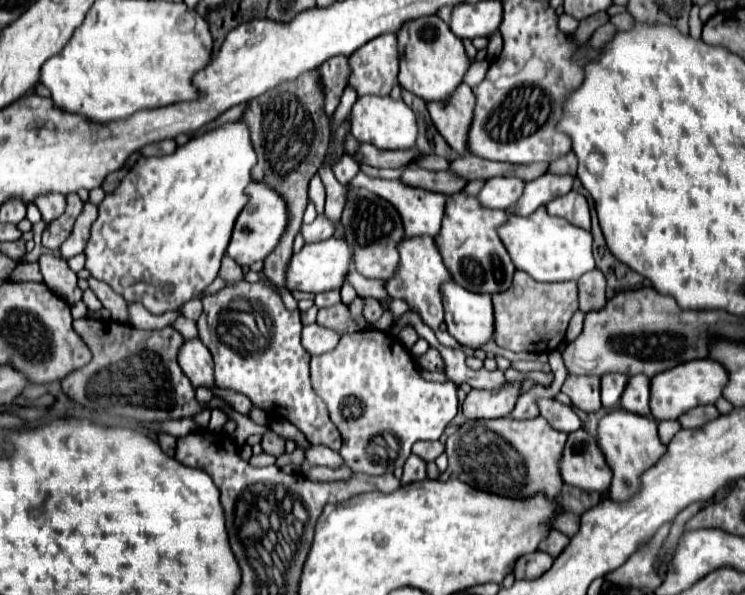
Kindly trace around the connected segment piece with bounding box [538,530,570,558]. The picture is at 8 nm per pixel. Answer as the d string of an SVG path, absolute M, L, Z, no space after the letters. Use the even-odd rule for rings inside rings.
M552 530L550 532L550 536L546 538L546 540L542 540L540 542L540 550L542 552L546 552L546 554L550 554L552 558L556 558L564 548L566 548L566 542L570 542L570 538L568 536L564 536L562 532L558 532L558 530Z

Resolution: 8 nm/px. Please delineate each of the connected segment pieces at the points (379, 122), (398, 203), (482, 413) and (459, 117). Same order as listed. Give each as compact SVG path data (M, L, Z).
M366 96L358 98L350 112L350 132L358 142L368 142L384 150L408 150L416 142L416 118L414 112L402 102L390 96Z
M364 172L354 176L352 186L362 186L368 188L370 192L378 194L380 198L388 200L400 214L402 224L404 224L404 234L406 238L428 234L436 236L440 232L440 222L444 216L444 206L446 206L446 196L438 192L428 192L428 190L414 190L412 186L402 186L402 180L382 180L382 178L370 178Z
M508 382L502 390L472 390L462 404L462 412L470 420L504 418L514 410L520 388L522 382Z
M462 82L458 90L454 90L450 102L426 102L428 114L436 126L436 130L442 134L442 138L448 142L452 150L458 154L468 154L468 128L474 114L474 94L468 84Z

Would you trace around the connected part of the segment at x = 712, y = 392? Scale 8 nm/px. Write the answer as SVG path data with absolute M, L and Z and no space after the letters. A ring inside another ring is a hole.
M704 358L694 362L682 362L682 366L674 366L656 374L650 380L650 412L654 420L676 420L680 414L688 412L700 404L714 404L722 396L722 388L728 382L728 374L722 364Z

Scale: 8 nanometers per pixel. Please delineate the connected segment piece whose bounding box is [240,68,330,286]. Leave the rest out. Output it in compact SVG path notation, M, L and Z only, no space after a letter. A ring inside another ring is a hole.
M310 70L294 82L282 82L274 90L248 102L242 118L250 130L250 140L258 156L258 164L252 170L252 180L266 182L272 190L278 190L286 198L286 210L290 210L290 226L278 250L264 258L264 274L276 284L284 286L284 272L292 256L292 242L300 230L302 214L308 204L308 182L322 164L330 142L330 118L324 112L324 90L320 82L320 70Z

